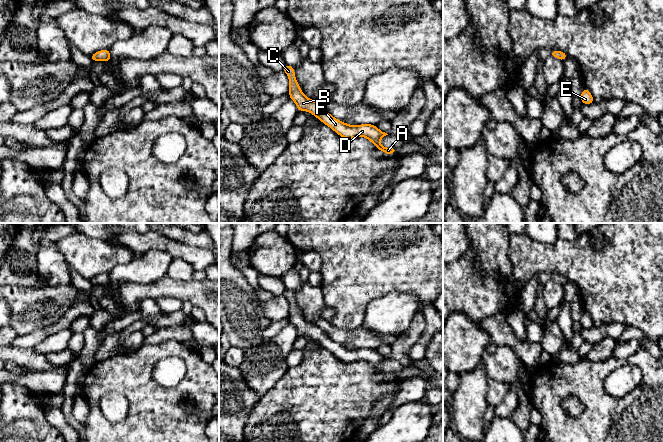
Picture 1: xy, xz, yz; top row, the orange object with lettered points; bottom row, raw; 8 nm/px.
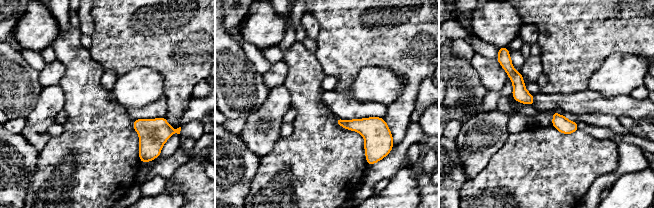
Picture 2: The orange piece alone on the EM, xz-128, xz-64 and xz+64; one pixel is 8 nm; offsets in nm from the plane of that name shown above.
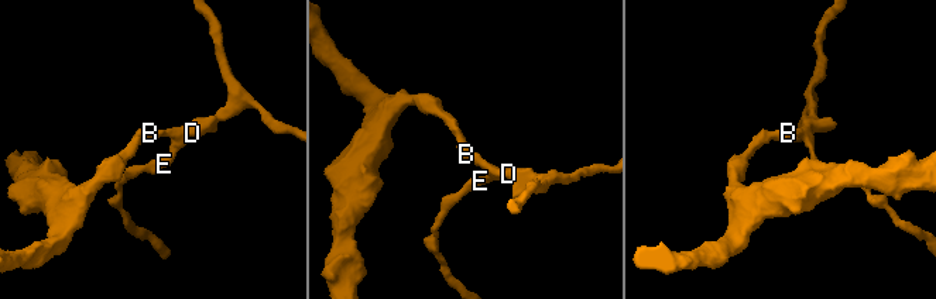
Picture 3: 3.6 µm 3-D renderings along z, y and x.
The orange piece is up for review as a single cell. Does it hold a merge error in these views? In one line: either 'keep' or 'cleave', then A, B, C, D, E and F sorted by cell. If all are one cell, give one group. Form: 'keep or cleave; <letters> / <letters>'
keep; A B C D E F

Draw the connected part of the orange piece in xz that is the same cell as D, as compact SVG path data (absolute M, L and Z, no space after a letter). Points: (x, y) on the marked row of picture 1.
M284 64L282 70L287 74L289 78L289 97L295 102L299 112L310 112L317 119L320 119L323 124L330 127L334 132L336 132L344 139L365 137L374 143L376 148L381 152L391 154L395 151L393 148L384 147L380 144L381 139L388 134L379 130L376 125L349 125L334 118L325 110L321 104L304 95L299 84L297 83L295 70L292 66Z

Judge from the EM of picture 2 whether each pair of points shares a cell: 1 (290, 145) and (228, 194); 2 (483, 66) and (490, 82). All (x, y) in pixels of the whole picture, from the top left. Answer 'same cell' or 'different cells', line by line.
1: different cells
2: same cell

